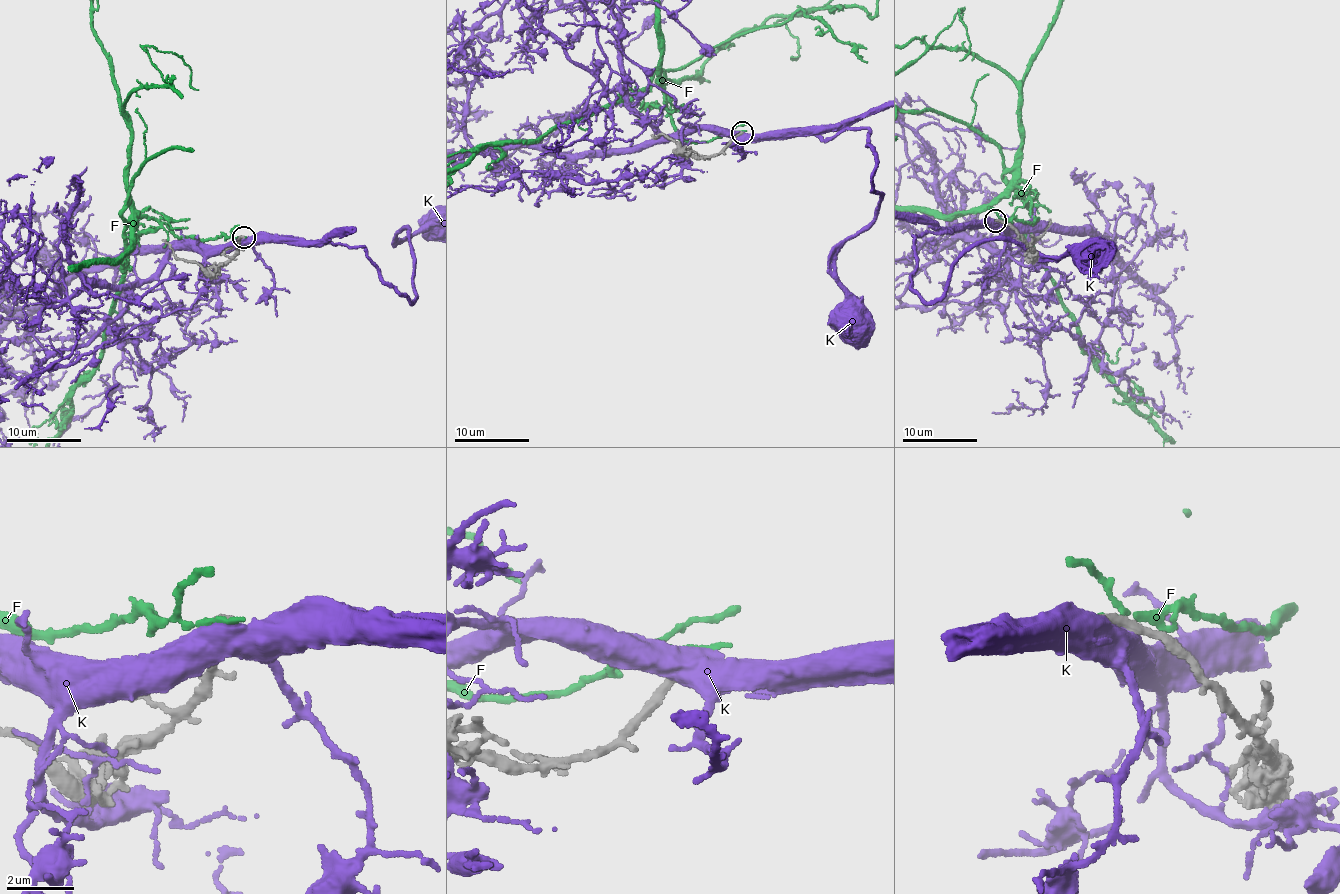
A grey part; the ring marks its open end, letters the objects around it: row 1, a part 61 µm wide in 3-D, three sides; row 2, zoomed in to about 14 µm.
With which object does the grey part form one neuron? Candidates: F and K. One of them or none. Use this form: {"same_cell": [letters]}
{"same_cell": []}

